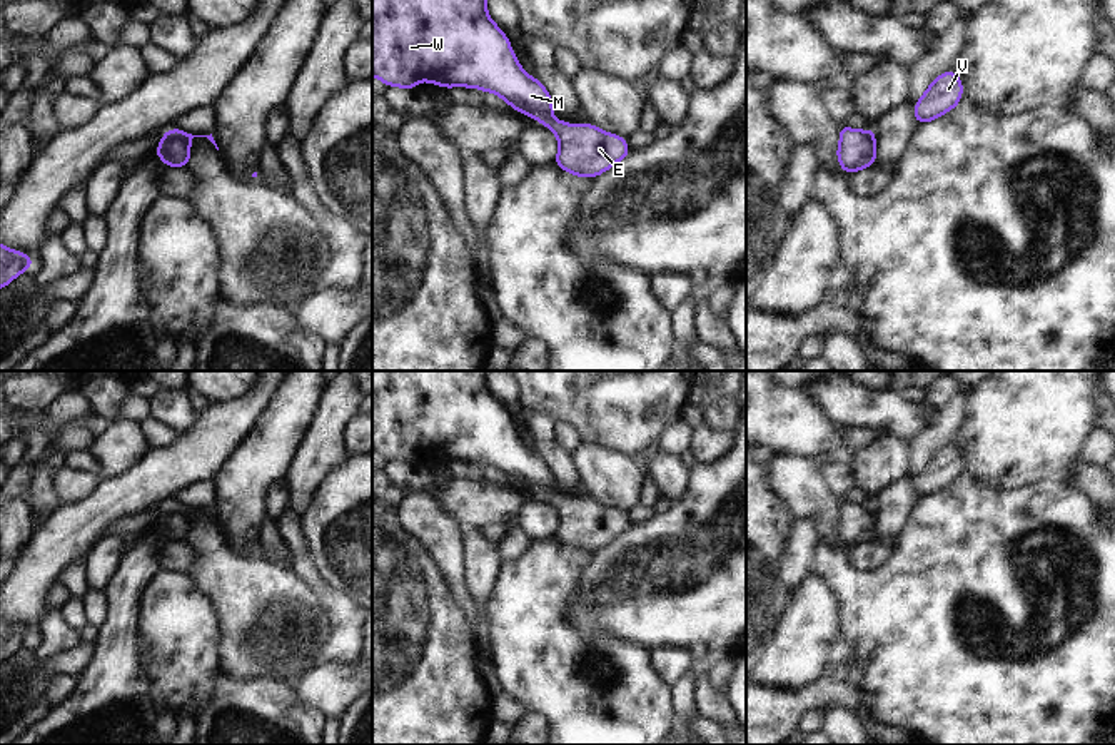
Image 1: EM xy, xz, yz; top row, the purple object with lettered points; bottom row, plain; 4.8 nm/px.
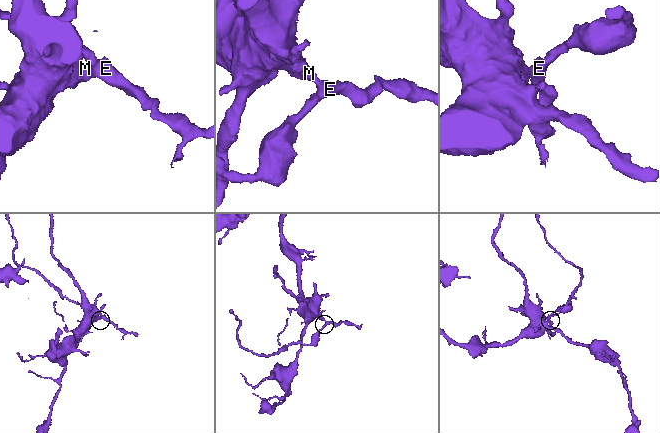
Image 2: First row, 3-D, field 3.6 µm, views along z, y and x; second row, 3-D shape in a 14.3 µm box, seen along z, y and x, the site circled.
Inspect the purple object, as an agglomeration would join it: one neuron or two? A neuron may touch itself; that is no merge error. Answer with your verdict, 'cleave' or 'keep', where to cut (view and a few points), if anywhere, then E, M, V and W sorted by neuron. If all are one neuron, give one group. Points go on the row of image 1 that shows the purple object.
cleave | xy (171, 131), (187, 146) | E V / M W

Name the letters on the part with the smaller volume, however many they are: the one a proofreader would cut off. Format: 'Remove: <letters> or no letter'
Remove: E, V

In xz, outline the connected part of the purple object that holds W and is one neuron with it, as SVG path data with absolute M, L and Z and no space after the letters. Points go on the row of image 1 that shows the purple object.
M372 0L372 77L409 90L417 90L417 80L441 89L476 87L502 97L539 124L552 119L551 95L521 68L509 38L489 18L486 0Z

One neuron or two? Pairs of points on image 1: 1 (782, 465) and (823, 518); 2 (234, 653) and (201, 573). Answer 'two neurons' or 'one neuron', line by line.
1: one neuron
2: one neuron

